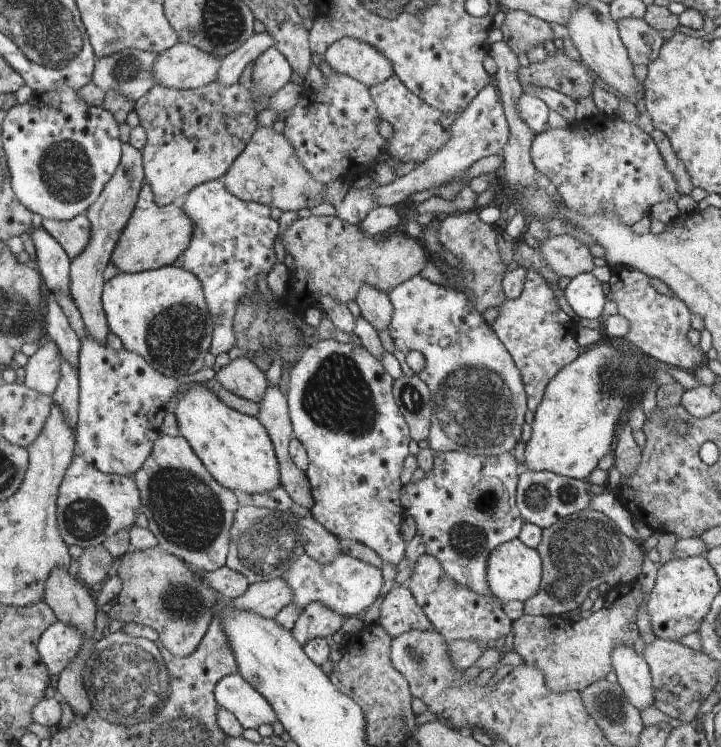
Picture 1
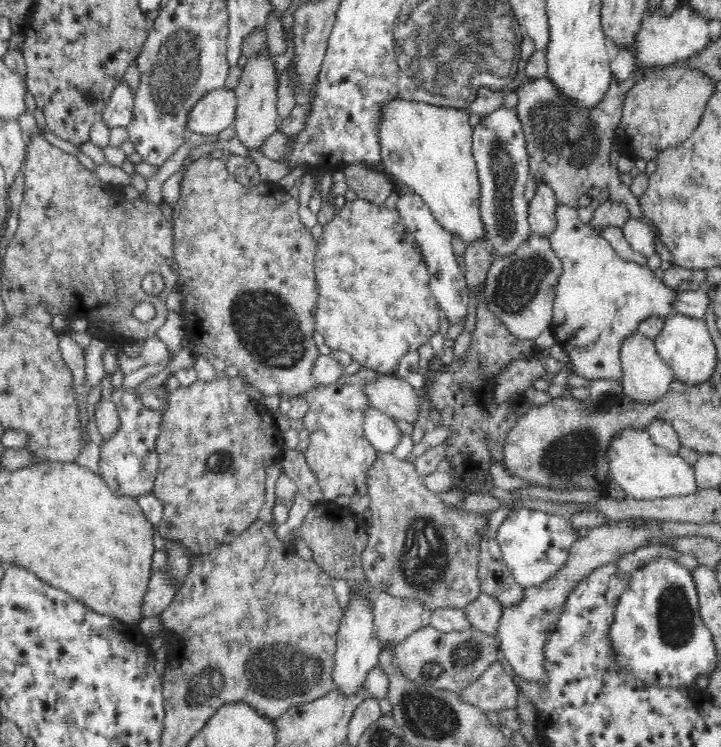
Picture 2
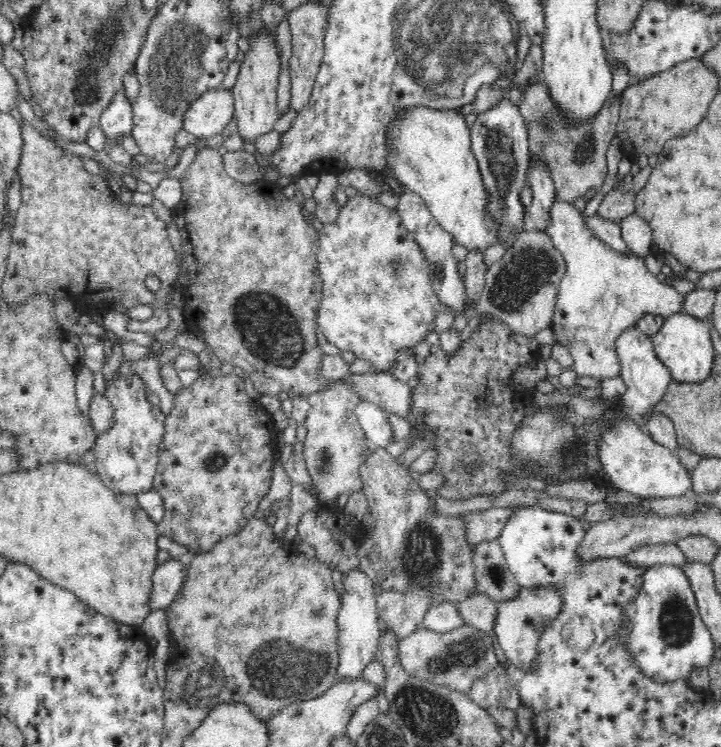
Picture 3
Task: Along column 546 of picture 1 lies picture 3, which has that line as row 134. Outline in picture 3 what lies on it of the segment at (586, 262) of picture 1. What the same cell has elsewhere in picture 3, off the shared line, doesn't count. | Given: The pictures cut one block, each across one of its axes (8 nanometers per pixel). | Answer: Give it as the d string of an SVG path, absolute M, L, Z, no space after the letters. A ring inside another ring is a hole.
M262 34L254 38L242 68L236 79L236 85L232 89L235 101L236 124L239 135L248 142L255 142L258 136L273 130L277 121L277 89L278 72L280 72L280 58L276 54L276 46L268 34Z

